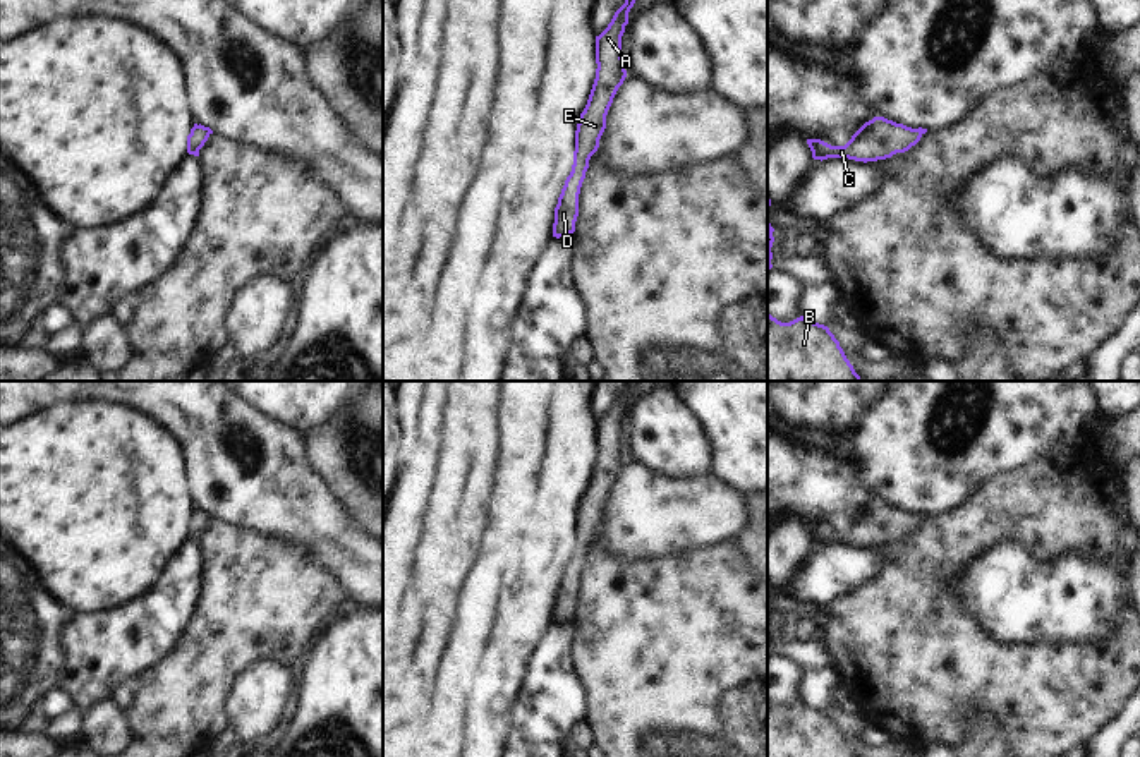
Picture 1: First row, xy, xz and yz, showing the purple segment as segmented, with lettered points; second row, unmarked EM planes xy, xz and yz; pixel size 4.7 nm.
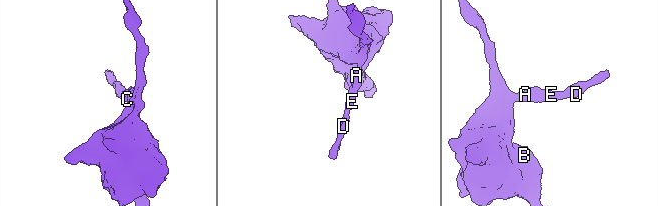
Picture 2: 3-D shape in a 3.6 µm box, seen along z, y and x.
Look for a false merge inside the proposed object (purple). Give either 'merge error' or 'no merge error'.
no merge error

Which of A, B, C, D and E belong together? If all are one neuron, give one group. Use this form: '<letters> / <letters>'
A B C D E

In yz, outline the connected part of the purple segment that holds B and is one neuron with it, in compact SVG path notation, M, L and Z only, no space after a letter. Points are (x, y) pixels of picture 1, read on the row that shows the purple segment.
M767 312L767 381L862 381L828 326L803 316L781 323Z

